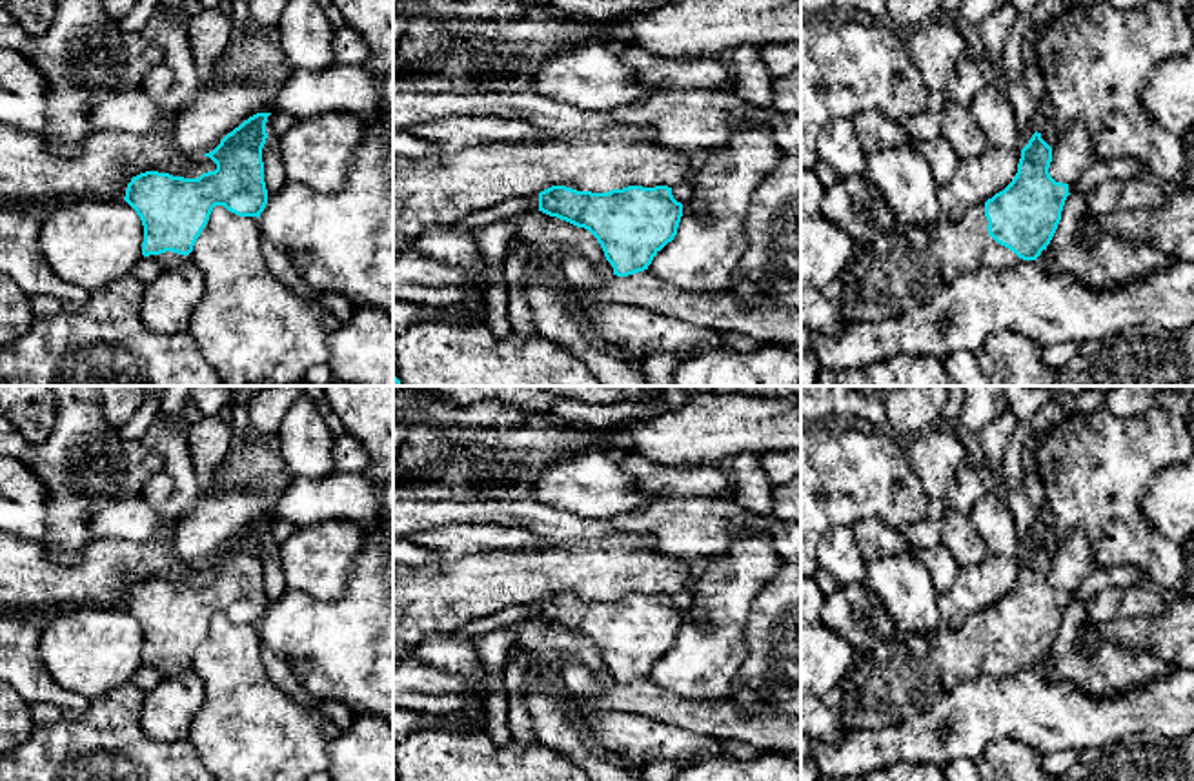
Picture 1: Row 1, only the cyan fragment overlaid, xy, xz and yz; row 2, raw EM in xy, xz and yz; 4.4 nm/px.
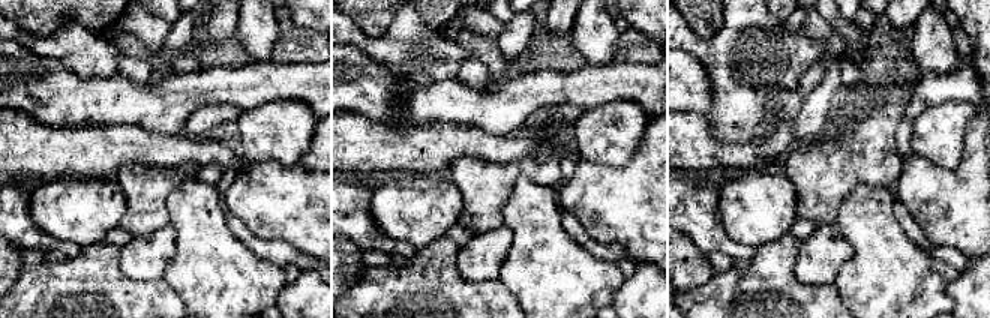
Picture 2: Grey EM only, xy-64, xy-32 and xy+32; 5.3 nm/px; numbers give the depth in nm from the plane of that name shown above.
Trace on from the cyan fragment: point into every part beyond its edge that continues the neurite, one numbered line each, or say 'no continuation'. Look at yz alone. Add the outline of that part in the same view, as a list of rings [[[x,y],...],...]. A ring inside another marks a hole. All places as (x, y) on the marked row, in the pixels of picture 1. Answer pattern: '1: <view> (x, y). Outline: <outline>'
1: yz (903, 268). Outline: [[[985,202],[957,220],[941,218],[934,226],[905,224],[883,233],[868,249],[859,249],[845,269],[843,317],[852,322],[881,322],[899,317],[934,299],[943,284],[983,268],[1008,269],[1023,262],[988,235]]]

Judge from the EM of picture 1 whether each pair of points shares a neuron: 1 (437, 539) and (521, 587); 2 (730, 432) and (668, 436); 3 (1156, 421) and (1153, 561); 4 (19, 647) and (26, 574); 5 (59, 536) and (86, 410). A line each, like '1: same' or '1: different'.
1: different
2: same
3: same
4: different
5: same

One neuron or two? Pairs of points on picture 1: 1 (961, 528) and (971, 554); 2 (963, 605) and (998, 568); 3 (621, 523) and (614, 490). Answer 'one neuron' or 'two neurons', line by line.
1: one neuron
2: one neuron
3: two neurons

